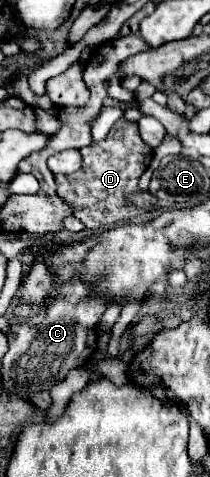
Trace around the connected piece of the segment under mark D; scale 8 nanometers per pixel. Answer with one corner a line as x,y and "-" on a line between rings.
119,119
105,141
87,145
81,149
83,167
73,175
57,177
57,195
73,207
73,215
87,227
87,229
111,229
117,223
129,221
133,217
147,217
155,211
163,211
157,197
149,191
139,189
139,177
149,167
153,159
153,149
145,145
139,137
137,123
129,123

